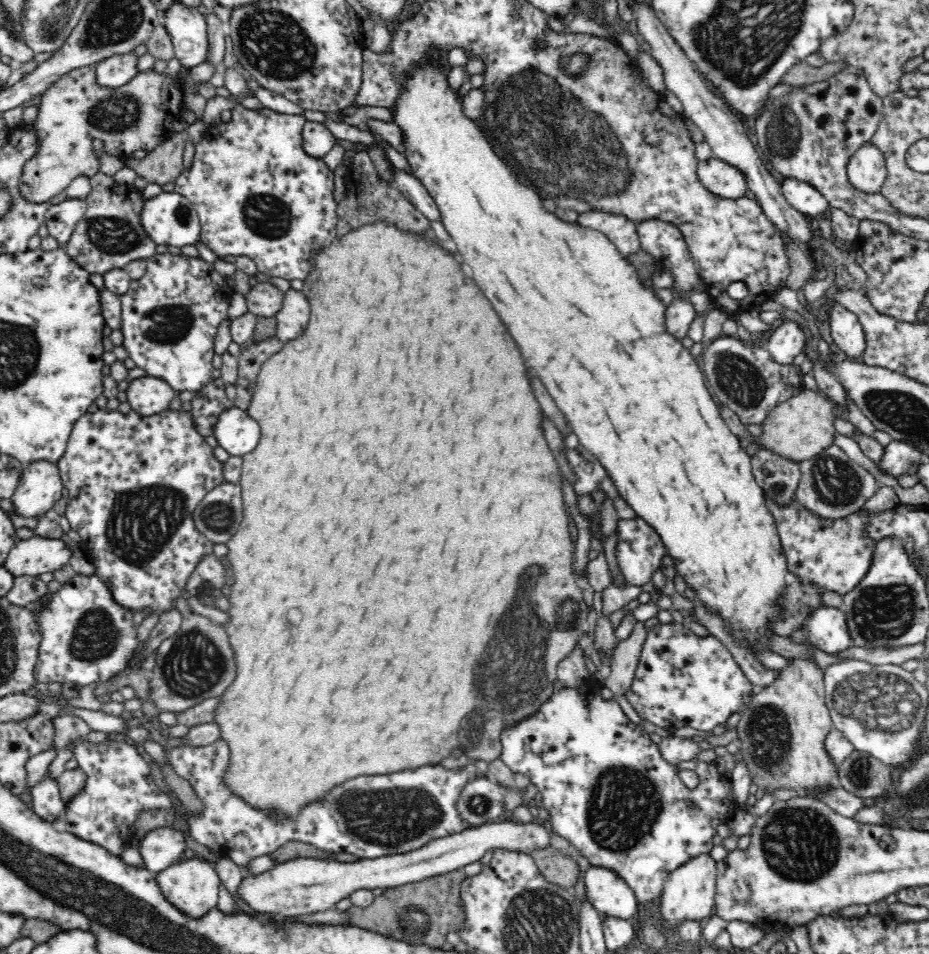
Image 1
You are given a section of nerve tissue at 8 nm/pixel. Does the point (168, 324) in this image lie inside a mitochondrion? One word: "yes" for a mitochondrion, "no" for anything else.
yes

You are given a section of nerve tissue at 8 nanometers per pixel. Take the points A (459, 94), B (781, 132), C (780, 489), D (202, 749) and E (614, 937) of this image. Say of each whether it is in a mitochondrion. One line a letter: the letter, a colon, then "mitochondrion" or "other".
A: other
B: mitochondrion
C: mitochondrion
D: other
E: other

